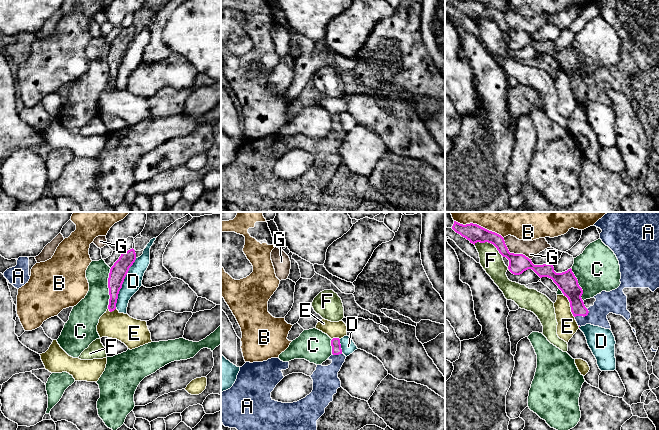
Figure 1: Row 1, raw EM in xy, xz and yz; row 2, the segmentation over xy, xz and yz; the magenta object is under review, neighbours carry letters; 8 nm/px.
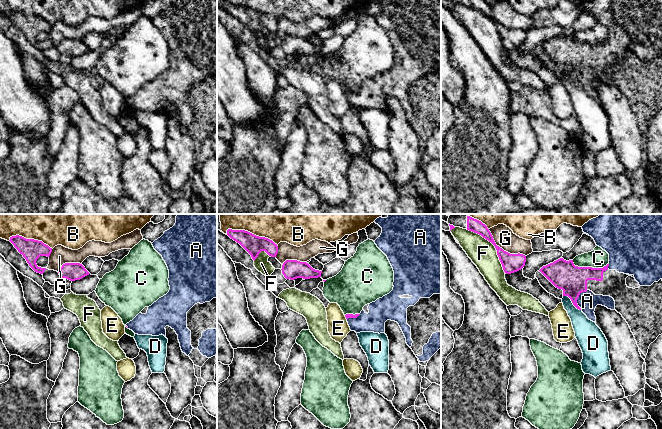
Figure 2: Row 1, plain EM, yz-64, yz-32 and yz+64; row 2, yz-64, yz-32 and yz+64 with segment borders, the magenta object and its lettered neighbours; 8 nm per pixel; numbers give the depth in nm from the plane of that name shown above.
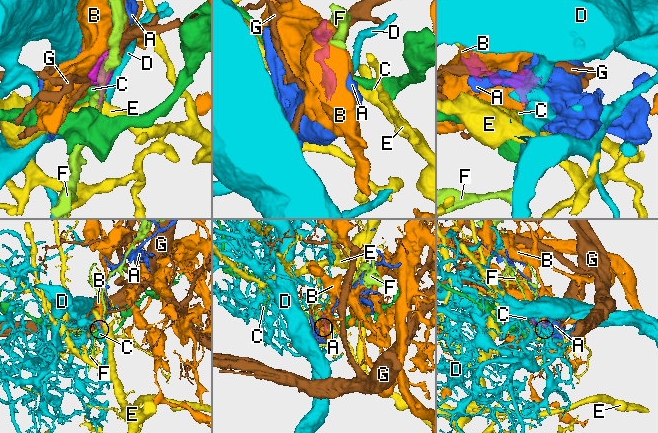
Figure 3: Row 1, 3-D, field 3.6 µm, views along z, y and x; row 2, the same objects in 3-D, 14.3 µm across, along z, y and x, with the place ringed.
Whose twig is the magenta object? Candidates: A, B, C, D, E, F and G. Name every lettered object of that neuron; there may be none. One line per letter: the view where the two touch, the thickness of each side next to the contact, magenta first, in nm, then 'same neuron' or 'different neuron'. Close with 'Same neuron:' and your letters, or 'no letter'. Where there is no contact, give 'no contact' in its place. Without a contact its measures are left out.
A: meets magenta in yz; 150 nm thick on the magenta side, 180 nm on the other; same neuron
B: meets magenta in yz; 150 nm thick on the magenta side, 360 nm on the other; different neuron
C: meets magenta in xy; 140 nm thick on the magenta side, 220 nm on the other; different neuron
D: meets magenta in xy; 140 nm thick on the magenta side, 140 nm on the other; different neuron
E: meets magenta in yz; 160 nm thick on the magenta side, 160 nm on the other; different neuron
F: meets magenta in yz; 150 nm thick on the magenta side, 180 nm on the other; different neuron
G: meets magenta in yz; 160 nm thick on the magenta side, 130 nm on the other; different neuron
Same neuron: A

